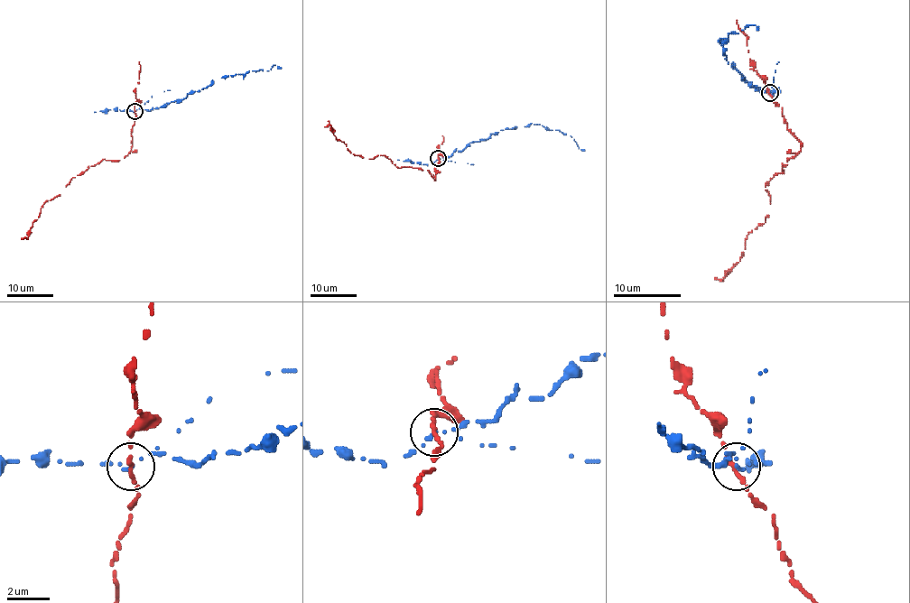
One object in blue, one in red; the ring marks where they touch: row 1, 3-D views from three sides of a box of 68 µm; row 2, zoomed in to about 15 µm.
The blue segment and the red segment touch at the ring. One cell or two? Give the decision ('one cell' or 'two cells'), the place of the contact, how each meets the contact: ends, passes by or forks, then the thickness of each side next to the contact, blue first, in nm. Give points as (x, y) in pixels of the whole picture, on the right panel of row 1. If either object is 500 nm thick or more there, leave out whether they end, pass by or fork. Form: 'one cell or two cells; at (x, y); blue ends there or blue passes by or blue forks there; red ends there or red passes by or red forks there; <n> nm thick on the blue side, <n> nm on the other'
two cells; at (770, 93); blue ends there; red passes by; 180 nm thick on the blue side, 200 nm on the other

